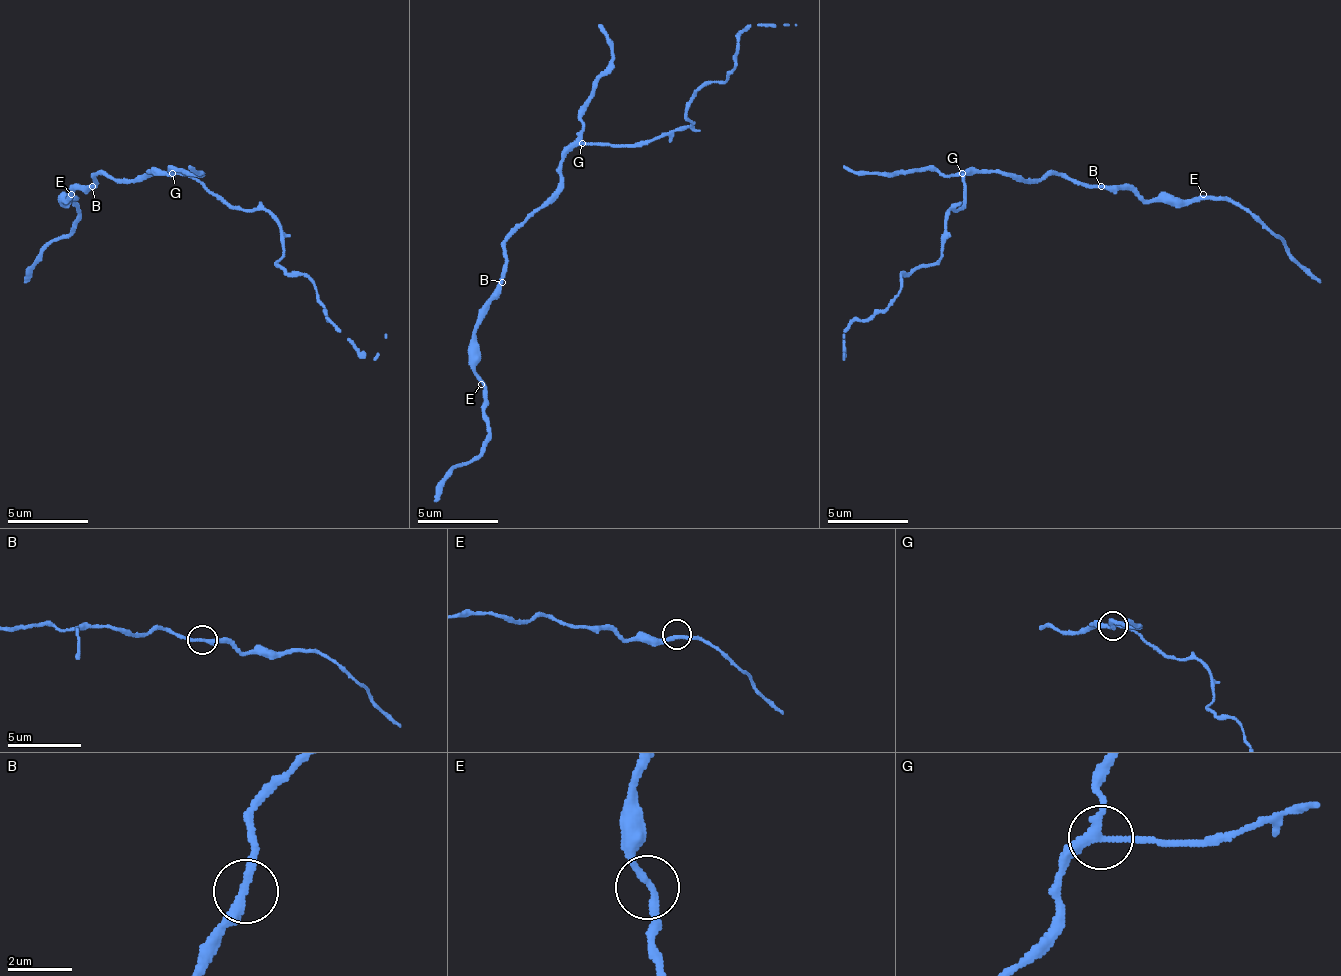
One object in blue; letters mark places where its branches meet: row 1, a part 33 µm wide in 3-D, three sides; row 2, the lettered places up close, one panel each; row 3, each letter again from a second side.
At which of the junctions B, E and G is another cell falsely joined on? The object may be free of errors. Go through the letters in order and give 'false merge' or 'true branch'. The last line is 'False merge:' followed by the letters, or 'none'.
B: true branch
E: true branch
G: false merge
False merge: G

